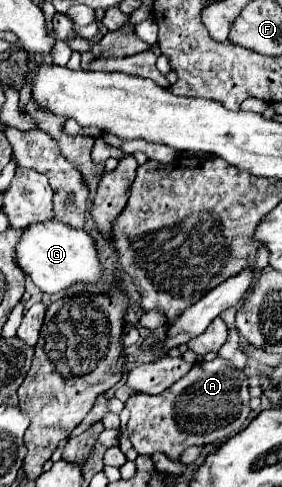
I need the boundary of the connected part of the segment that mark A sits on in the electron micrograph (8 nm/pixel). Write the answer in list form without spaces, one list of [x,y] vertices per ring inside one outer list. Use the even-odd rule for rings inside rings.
[[[216,358],[212,362],[198,362],[184,378],[180,378],[176,384],[172,384],[168,390],[164,390],[158,396],[150,394],[136,394],[126,402],[126,408],[130,410],[128,420],[128,436],[132,446],[138,454],[154,454],[162,452],[170,460],[178,460],[180,454],[188,446],[206,446],[214,442],[224,442],[238,434],[244,426],[244,422],[250,416],[250,392],[248,392],[248,378],[242,370],[236,370],[230,366],[230,362]]]

